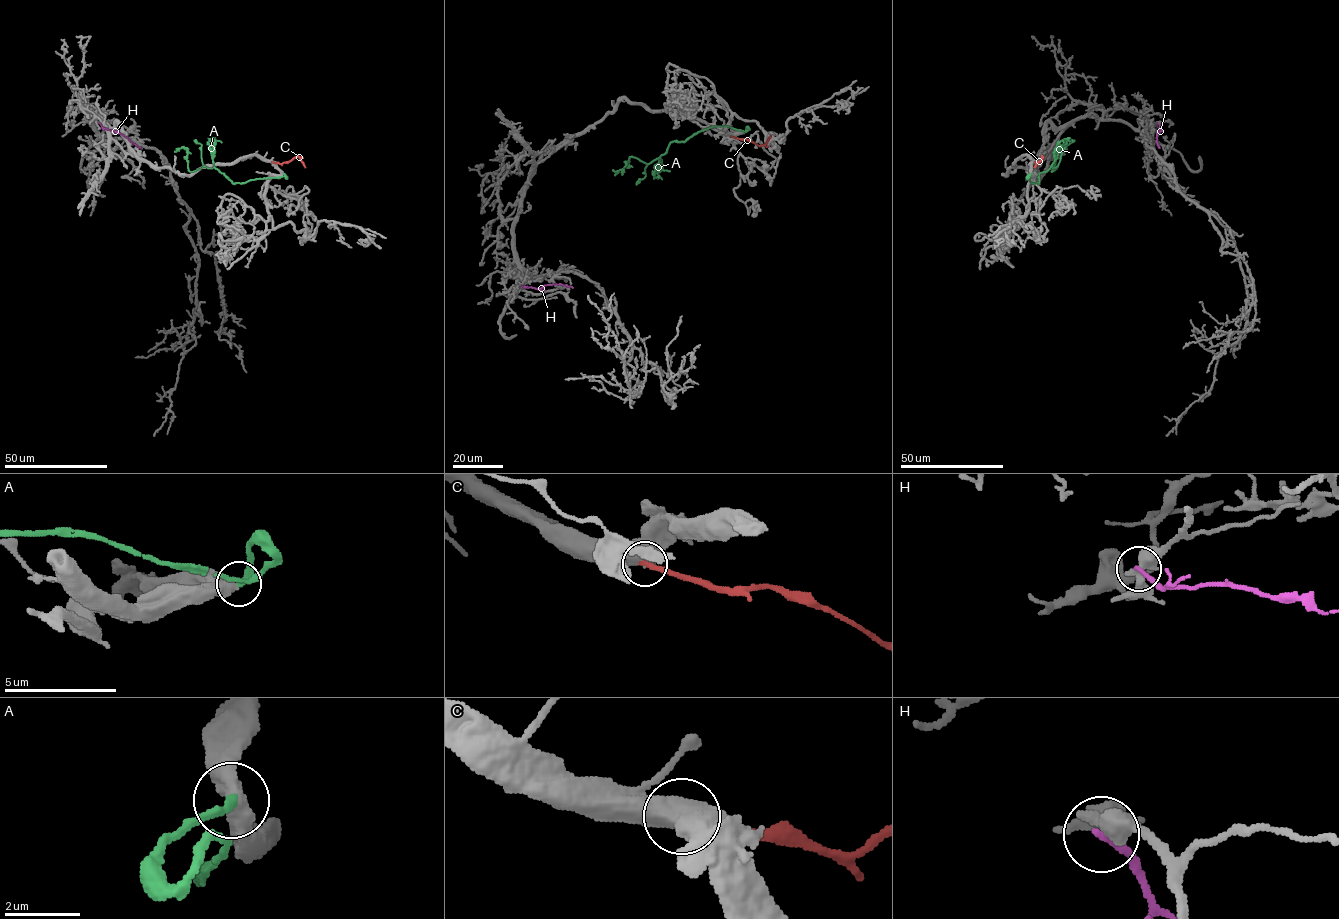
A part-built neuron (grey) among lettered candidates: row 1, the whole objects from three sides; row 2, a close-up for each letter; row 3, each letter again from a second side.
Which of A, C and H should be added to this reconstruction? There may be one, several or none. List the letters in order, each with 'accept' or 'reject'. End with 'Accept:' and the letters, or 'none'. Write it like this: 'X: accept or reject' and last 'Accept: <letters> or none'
A: reject
C: accept
H: reject
Accept: C

